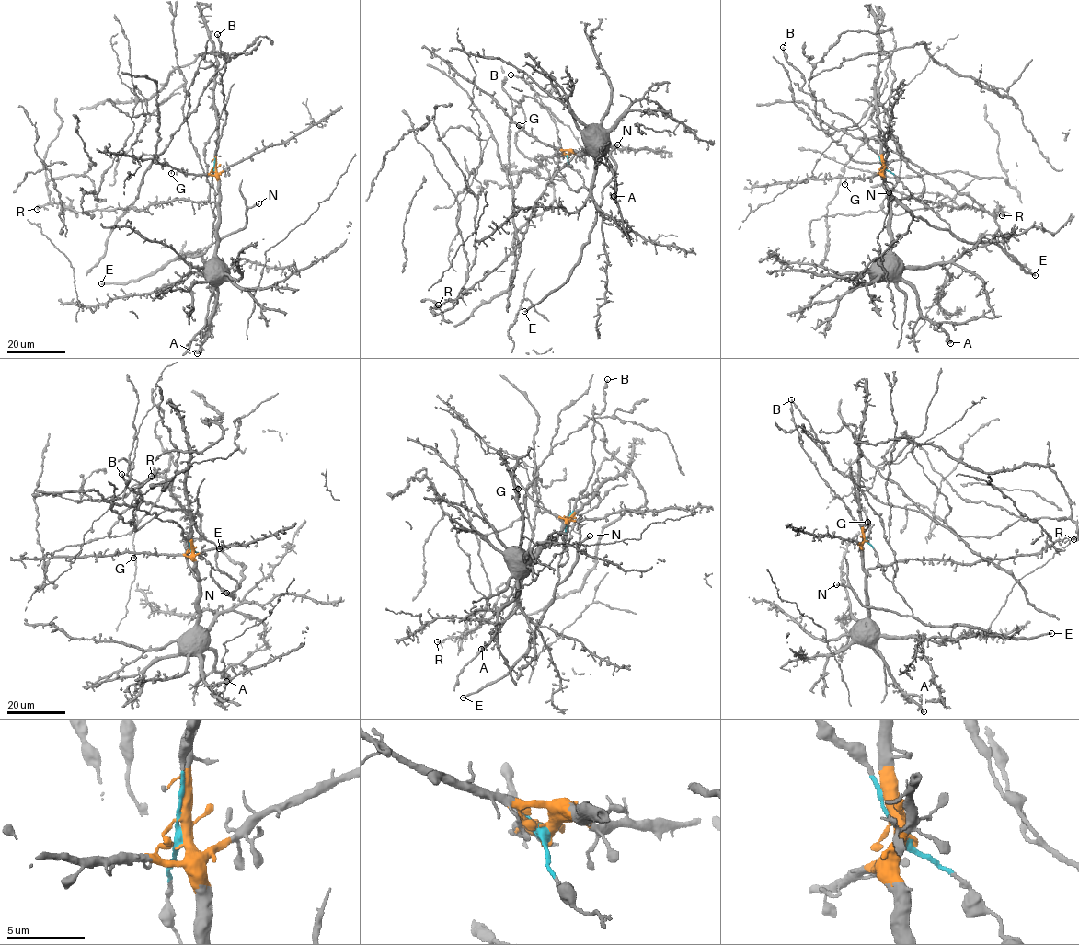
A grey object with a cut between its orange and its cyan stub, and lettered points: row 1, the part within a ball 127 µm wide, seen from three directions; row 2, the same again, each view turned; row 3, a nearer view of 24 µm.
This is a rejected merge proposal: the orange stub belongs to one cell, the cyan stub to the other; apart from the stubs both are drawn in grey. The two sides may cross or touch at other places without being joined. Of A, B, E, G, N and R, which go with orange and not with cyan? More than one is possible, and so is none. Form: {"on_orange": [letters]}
{"on_orange": ["A", "G", "R"]}

